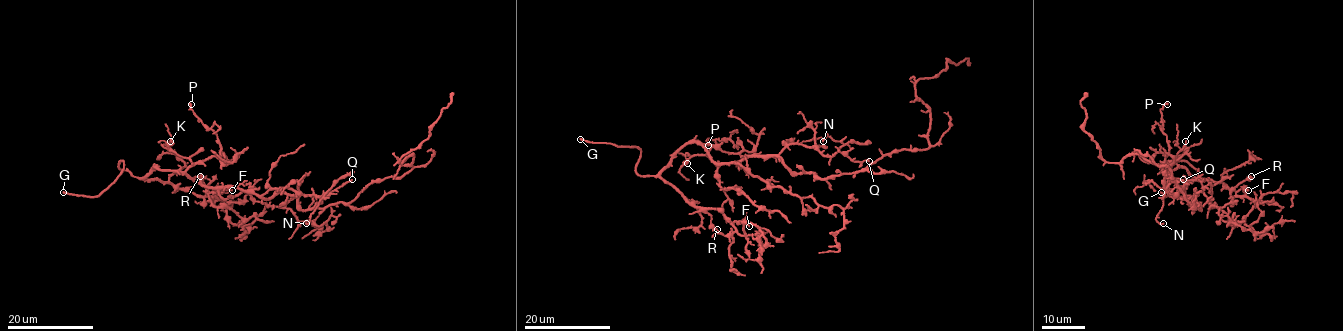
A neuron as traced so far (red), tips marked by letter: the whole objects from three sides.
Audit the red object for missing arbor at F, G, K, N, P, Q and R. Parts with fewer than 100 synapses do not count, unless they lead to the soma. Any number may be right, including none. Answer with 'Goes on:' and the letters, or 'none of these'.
Goes on: G

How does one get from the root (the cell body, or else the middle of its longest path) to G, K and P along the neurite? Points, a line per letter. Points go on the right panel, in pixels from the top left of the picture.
G: (1181, 198), (1185, 184), (1164, 171), (1197, 177), (1185, 161), (1171, 166), (1168, 194), (1161, 192)
K: (1181, 198), (1178, 187), (1185, 184), (1174, 178), (1166, 166), (1177, 158), (1185, 141)
P: (1181, 198), (1178, 187), (1185, 184), (1166, 171), (1175, 160), (1165, 160), (1160, 110), (1167, 104)

